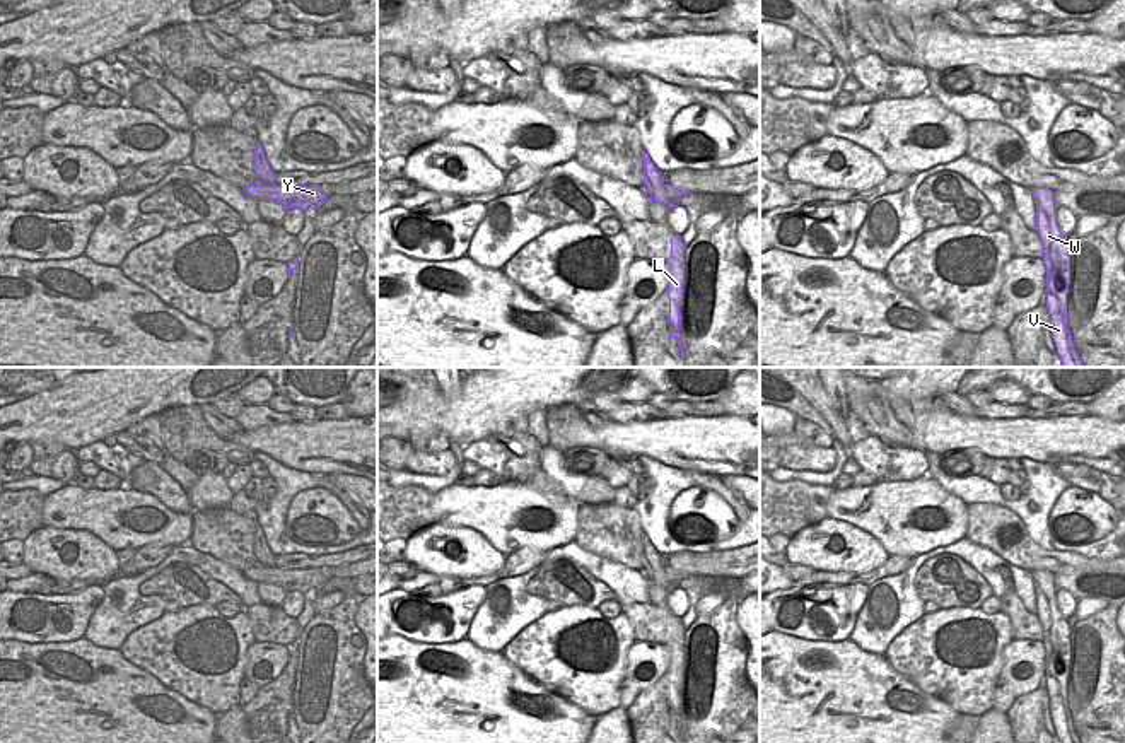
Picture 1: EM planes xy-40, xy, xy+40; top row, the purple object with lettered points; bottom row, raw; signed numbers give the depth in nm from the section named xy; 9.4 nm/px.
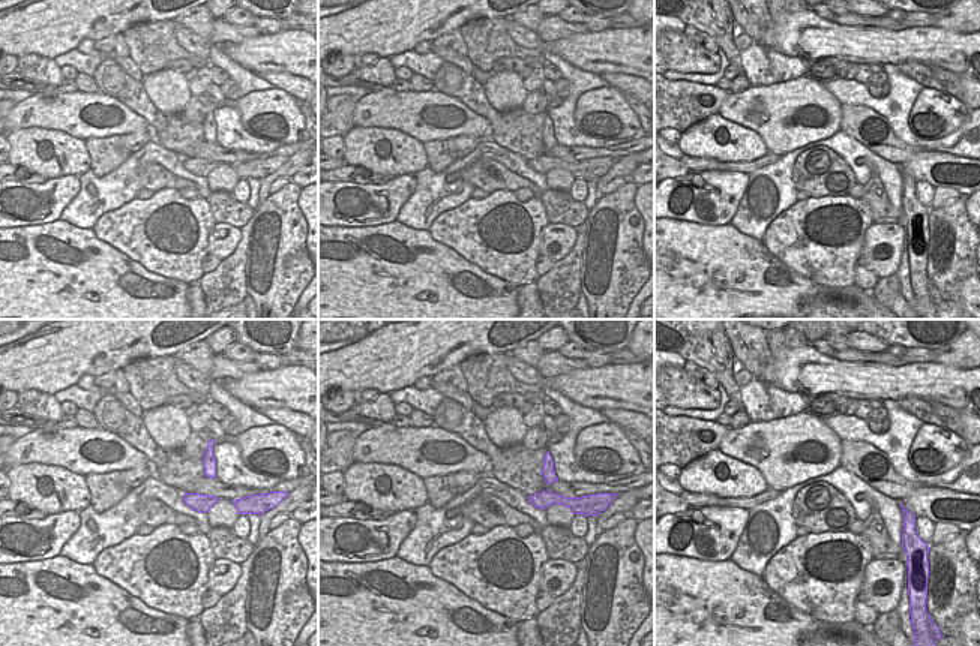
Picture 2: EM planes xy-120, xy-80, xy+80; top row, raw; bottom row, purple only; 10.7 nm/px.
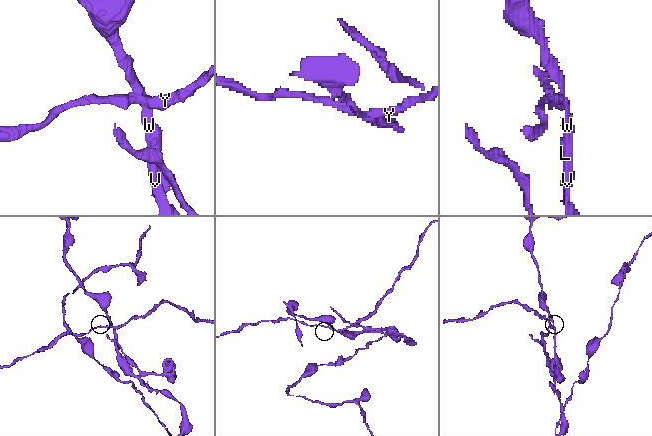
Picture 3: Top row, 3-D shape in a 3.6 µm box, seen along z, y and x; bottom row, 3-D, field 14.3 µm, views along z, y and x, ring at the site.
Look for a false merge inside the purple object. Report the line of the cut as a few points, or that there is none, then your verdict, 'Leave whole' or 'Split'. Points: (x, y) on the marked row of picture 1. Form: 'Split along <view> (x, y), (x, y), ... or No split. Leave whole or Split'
Split along xy (664, 185), (664, 202), (671, 207). Split

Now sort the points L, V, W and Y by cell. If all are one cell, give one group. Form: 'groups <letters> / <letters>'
groups L V W / Y

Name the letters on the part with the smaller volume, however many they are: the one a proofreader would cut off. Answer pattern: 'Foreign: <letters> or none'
Foreign: Y

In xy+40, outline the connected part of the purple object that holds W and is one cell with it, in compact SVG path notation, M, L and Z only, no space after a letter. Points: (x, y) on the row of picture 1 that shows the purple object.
M1031 188L1036 212L1036 232L1043 244L1046 266L1046 309L1052 338L1060 355L1060 367L1084 367L1074 347L1072 335L1065 328L1067 292L1070 284L1070 244L1057 225L1057 203L1048 188Z

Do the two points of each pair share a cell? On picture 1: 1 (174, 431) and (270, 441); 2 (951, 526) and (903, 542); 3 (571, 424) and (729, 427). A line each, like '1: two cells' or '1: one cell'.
1: one cell
2: one cell
3: one cell

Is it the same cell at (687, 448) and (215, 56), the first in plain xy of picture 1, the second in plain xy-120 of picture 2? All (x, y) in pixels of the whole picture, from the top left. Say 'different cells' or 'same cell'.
different cells

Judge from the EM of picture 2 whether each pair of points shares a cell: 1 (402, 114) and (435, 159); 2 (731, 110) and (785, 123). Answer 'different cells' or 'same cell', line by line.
1: different cells
2: same cell

